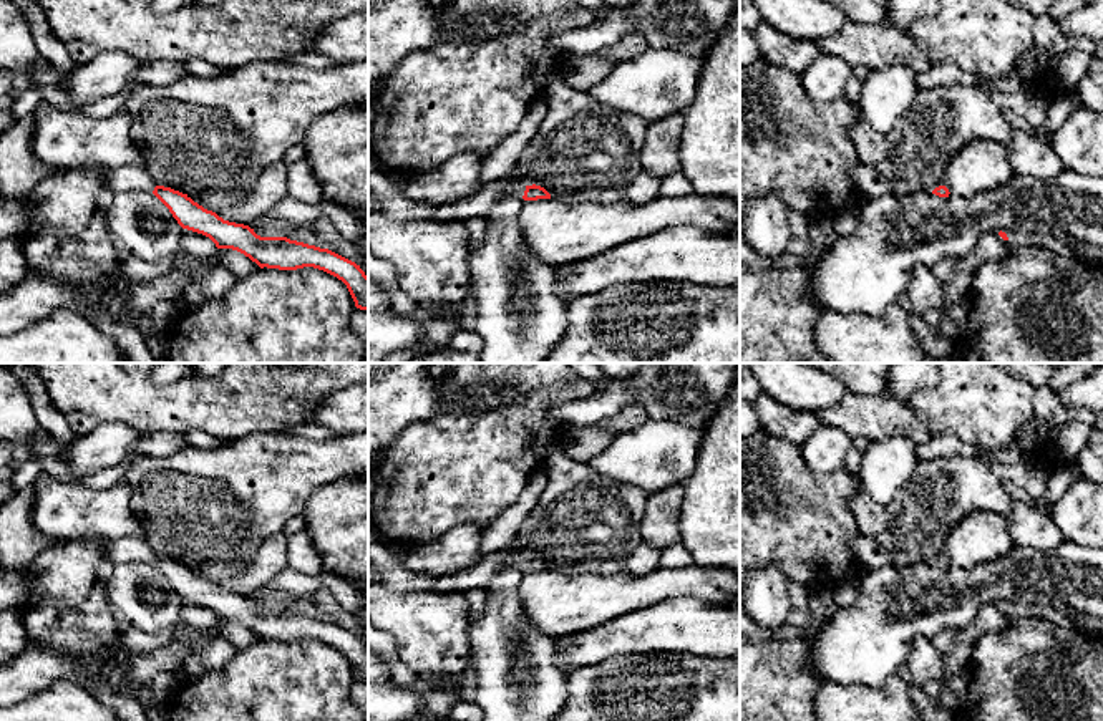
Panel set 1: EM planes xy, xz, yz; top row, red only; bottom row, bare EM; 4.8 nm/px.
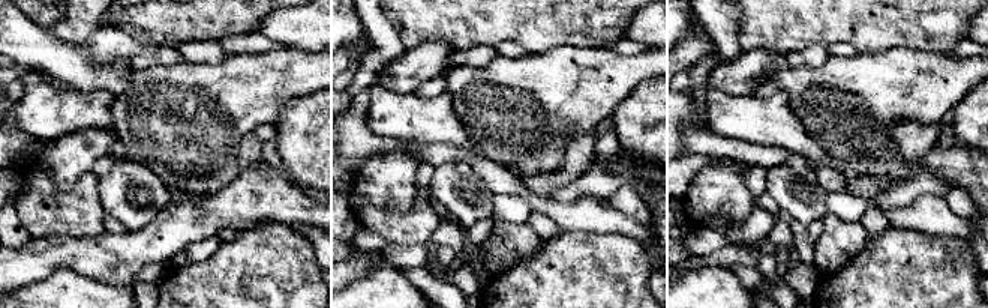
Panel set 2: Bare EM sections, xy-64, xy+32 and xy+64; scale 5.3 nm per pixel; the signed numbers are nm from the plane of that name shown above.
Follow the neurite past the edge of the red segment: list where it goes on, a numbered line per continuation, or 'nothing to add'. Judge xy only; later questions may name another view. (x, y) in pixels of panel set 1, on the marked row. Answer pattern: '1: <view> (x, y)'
1: xy (130, 178)

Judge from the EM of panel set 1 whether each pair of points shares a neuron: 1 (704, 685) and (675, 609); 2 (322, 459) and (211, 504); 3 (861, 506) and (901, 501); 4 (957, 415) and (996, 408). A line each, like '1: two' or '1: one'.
1: two
2: one
3: two
4: one

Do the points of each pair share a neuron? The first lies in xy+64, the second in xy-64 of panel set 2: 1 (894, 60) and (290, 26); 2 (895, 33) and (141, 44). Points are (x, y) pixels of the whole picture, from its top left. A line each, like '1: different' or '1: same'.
1: different
2: different

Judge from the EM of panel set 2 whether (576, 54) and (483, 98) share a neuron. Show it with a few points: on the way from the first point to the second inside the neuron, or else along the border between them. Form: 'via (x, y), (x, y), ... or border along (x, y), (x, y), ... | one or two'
via (553, 77), (532, 98), (505, 98) | one

